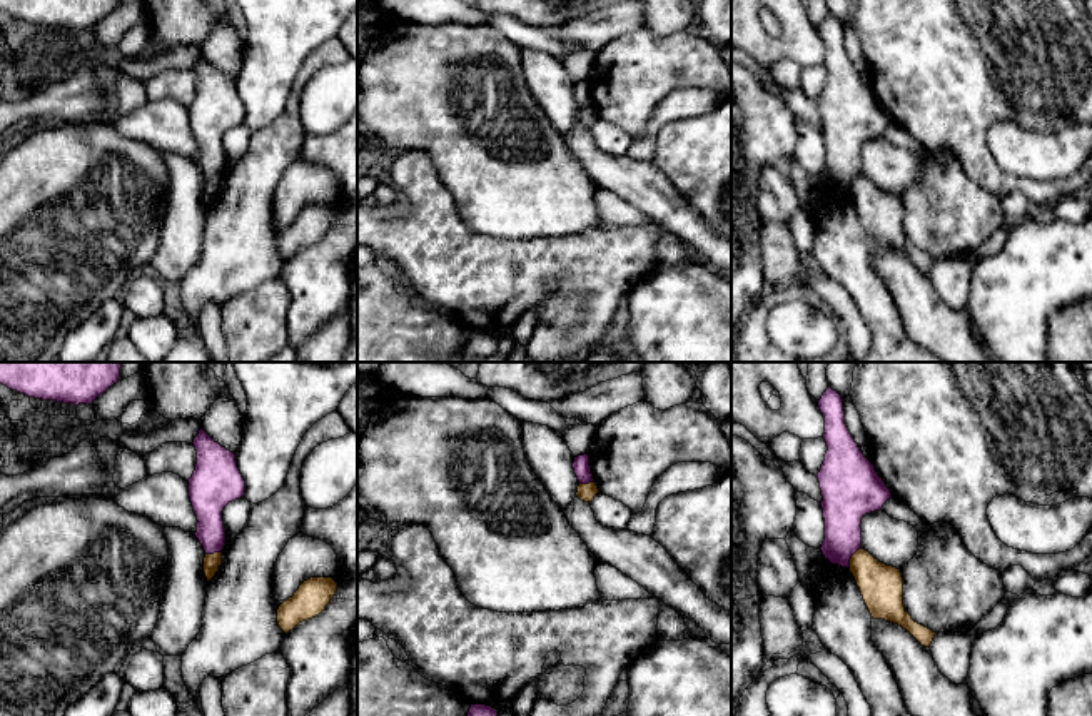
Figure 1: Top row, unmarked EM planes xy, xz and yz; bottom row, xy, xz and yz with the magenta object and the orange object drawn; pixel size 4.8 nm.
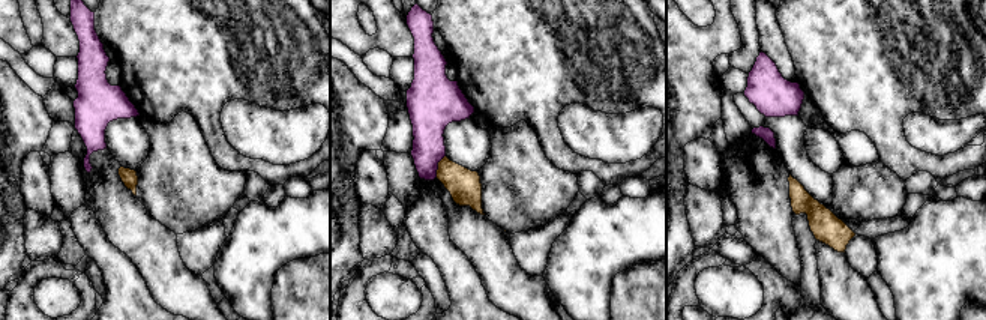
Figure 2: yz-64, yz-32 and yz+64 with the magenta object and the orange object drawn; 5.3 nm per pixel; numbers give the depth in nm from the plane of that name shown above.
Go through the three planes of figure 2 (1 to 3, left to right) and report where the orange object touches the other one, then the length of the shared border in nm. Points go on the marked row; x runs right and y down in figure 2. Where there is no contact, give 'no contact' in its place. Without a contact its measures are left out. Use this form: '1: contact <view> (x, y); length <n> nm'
1: no contact
2: contact yz-32 (437, 166); length 130 nm
3: no contact

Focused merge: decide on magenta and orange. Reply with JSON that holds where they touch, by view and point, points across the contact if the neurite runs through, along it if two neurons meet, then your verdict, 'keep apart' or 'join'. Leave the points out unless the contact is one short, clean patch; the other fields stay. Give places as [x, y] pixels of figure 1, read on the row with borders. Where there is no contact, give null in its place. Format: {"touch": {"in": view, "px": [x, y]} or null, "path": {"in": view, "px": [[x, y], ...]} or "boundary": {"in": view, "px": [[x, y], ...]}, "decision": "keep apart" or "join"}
{"touch": {"in": "yz", "px": [850, 558]}, "boundary": {"in": "yz", "px": [[860, 548], [852, 556], [849, 566]]}, "decision": "keep apart"}

